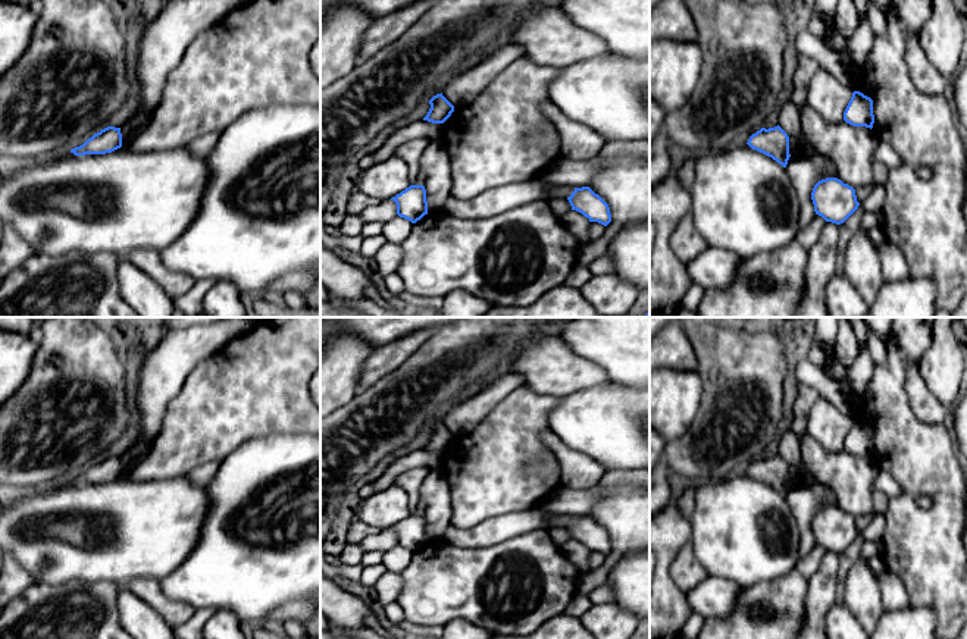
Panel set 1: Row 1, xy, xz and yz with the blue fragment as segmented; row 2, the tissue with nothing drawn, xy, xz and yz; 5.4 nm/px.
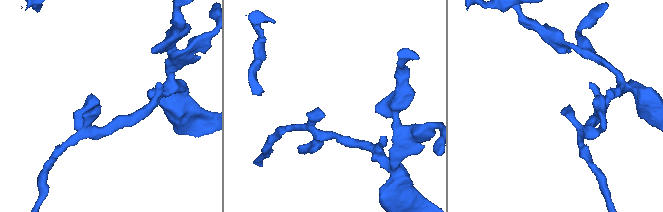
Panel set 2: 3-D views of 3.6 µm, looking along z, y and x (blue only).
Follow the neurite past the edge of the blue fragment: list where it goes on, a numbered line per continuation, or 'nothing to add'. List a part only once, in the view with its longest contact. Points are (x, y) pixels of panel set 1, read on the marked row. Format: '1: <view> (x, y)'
nothing to add

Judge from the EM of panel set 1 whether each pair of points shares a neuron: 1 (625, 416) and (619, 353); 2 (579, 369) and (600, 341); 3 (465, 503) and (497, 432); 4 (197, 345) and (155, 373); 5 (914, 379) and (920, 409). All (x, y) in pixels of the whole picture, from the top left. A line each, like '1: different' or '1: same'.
1: different
2: different
3: same
4: same
5: same

